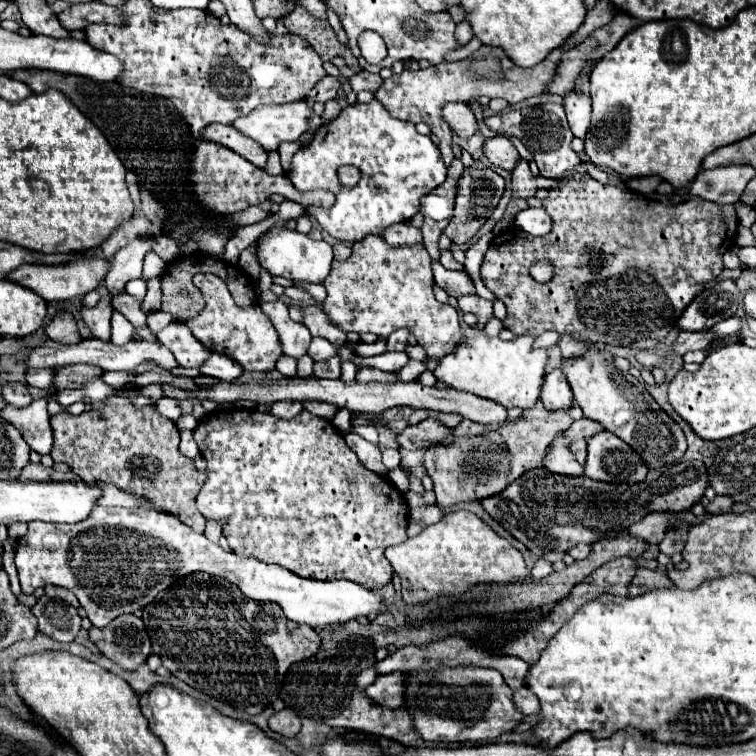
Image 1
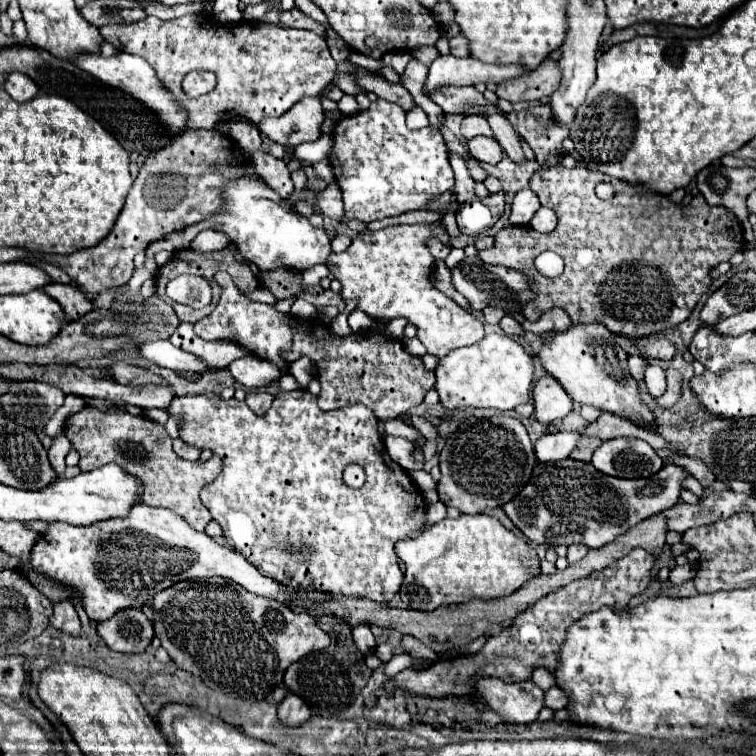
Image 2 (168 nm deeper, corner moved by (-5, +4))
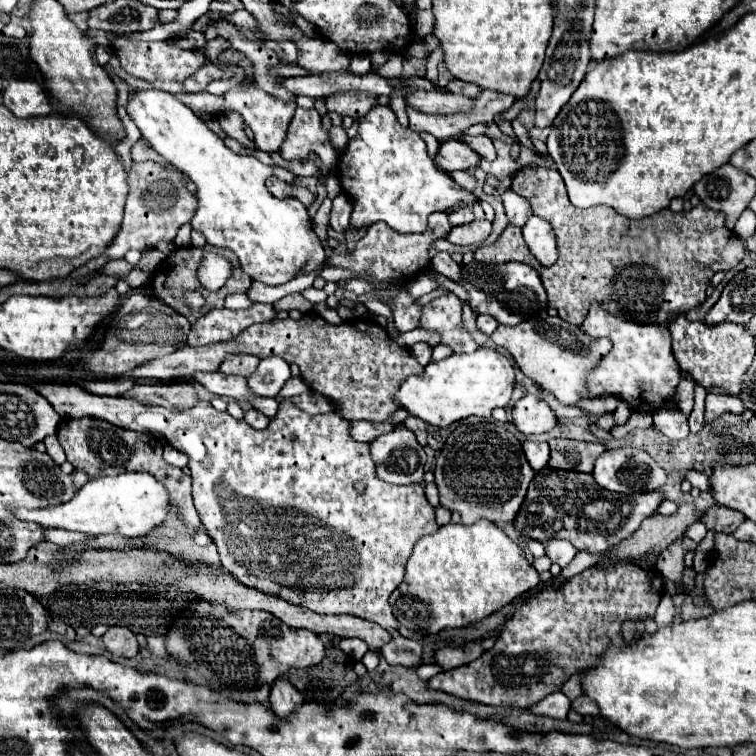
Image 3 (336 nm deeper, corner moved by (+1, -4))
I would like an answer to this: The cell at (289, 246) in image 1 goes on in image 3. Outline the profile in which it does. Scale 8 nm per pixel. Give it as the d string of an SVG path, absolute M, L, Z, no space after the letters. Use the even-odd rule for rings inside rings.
M150 89L136 91L128 101L128 113L150 141L152 149L186 173L196 185L198 209L192 227L202 231L206 241L234 251L242 269L260 283L282 285L298 275L312 273L326 261L324 247L312 229L306 207L300 201L278 201L264 185L264 179L281 175L281 180L296 176L285 168L266 167L252 155L230 151L224 141L192 113L190 107L172 97L172 93Z

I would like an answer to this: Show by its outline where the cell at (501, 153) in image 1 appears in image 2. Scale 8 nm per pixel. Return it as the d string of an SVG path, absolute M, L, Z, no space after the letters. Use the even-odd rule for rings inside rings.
M474 137L472 141L468 141L468 153L478 161L498 165L504 155L504 149L494 137Z

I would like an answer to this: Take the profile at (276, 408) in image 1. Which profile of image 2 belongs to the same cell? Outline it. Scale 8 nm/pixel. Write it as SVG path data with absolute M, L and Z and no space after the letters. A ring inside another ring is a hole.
M248 393L248 397L246 397L246 405L256 413L266 413L270 409L272 401L274 401L274 395L270 395L270 393Z

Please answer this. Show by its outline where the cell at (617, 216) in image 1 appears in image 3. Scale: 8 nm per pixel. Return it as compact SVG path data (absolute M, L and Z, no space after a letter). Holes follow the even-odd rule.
M548 167L520 169L512 179L512 191L526 197L528 203L532 205L534 215L546 219L552 225L558 241L558 253L560 253L556 265L542 267L534 259L534 255L526 249L526 243L522 241L521 228L512 224L506 227L494 243L474 249L474 259L480 263L506 263L506 261L530 263L542 277L542 283L548 293L548 305L556 307L558 315L572 325L582 325L592 299L602 301L602 305L606 305L610 313L626 321L638 321L638 323L668 321L670 323L670 317L674 317L674 313L688 313L690 309L694 309L706 299L706 287L714 273L734 269L744 257L744 243L742 239L734 237L730 229L726 229L724 223L726 215L722 211L708 209L704 203L700 203L692 211L682 211L682 213L672 213L670 209L662 209L638 221L626 219L614 213L614 209L606 205L596 205L590 209L574 209L574 205L570 205L568 201L566 185L560 173Z

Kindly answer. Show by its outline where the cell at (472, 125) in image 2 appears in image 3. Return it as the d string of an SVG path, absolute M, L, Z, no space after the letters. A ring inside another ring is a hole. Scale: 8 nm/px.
M478 135L478 137L466 137L468 145L486 161L494 161L496 159L496 149L492 145L492 139L486 135Z

